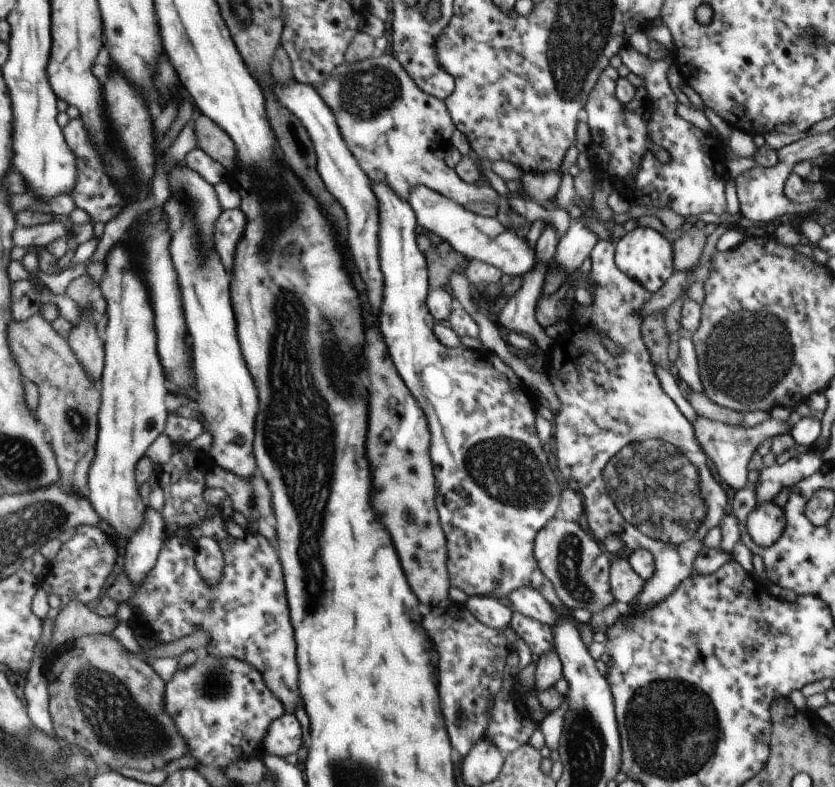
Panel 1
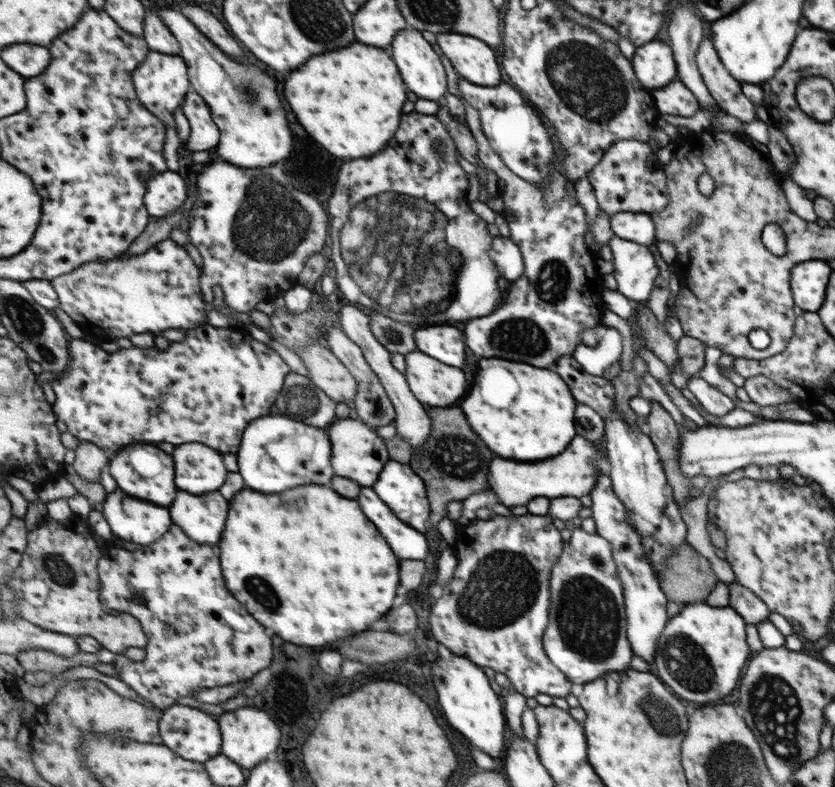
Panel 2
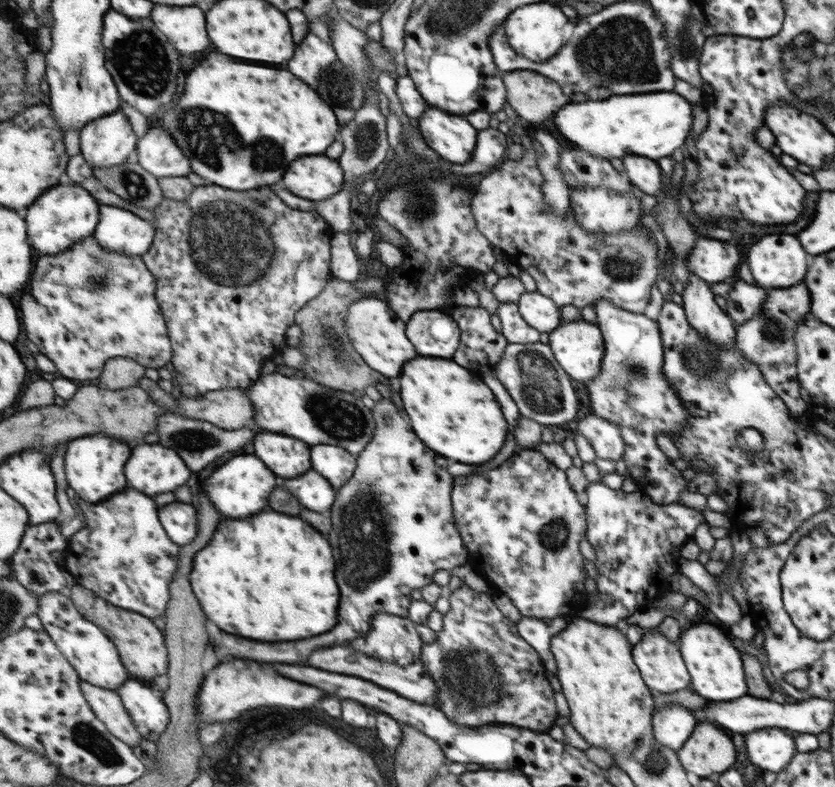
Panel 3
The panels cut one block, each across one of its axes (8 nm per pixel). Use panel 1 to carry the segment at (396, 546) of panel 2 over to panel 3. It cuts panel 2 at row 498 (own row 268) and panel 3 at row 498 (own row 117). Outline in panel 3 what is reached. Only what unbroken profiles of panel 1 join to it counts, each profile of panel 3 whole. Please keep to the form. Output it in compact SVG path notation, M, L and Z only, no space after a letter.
M315 470L307 472L305 476L285 480L283 488L293 492L293 496L297 496L303 506L315 512L325 512L325 510L329 512L333 504L337 502L335 486L329 480L325 480L321 474L317 474Z

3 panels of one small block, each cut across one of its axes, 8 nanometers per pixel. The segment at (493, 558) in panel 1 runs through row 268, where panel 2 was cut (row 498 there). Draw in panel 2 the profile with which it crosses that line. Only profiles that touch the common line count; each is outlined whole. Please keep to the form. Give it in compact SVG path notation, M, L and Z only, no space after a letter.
M389 460L389 464L385 464L385 472L381 472L381 480L377 480L377 484L371 488L381 500L385 500L397 518L419 532L425 532L425 522L431 514L423 484L425 482L413 472L409 464Z

